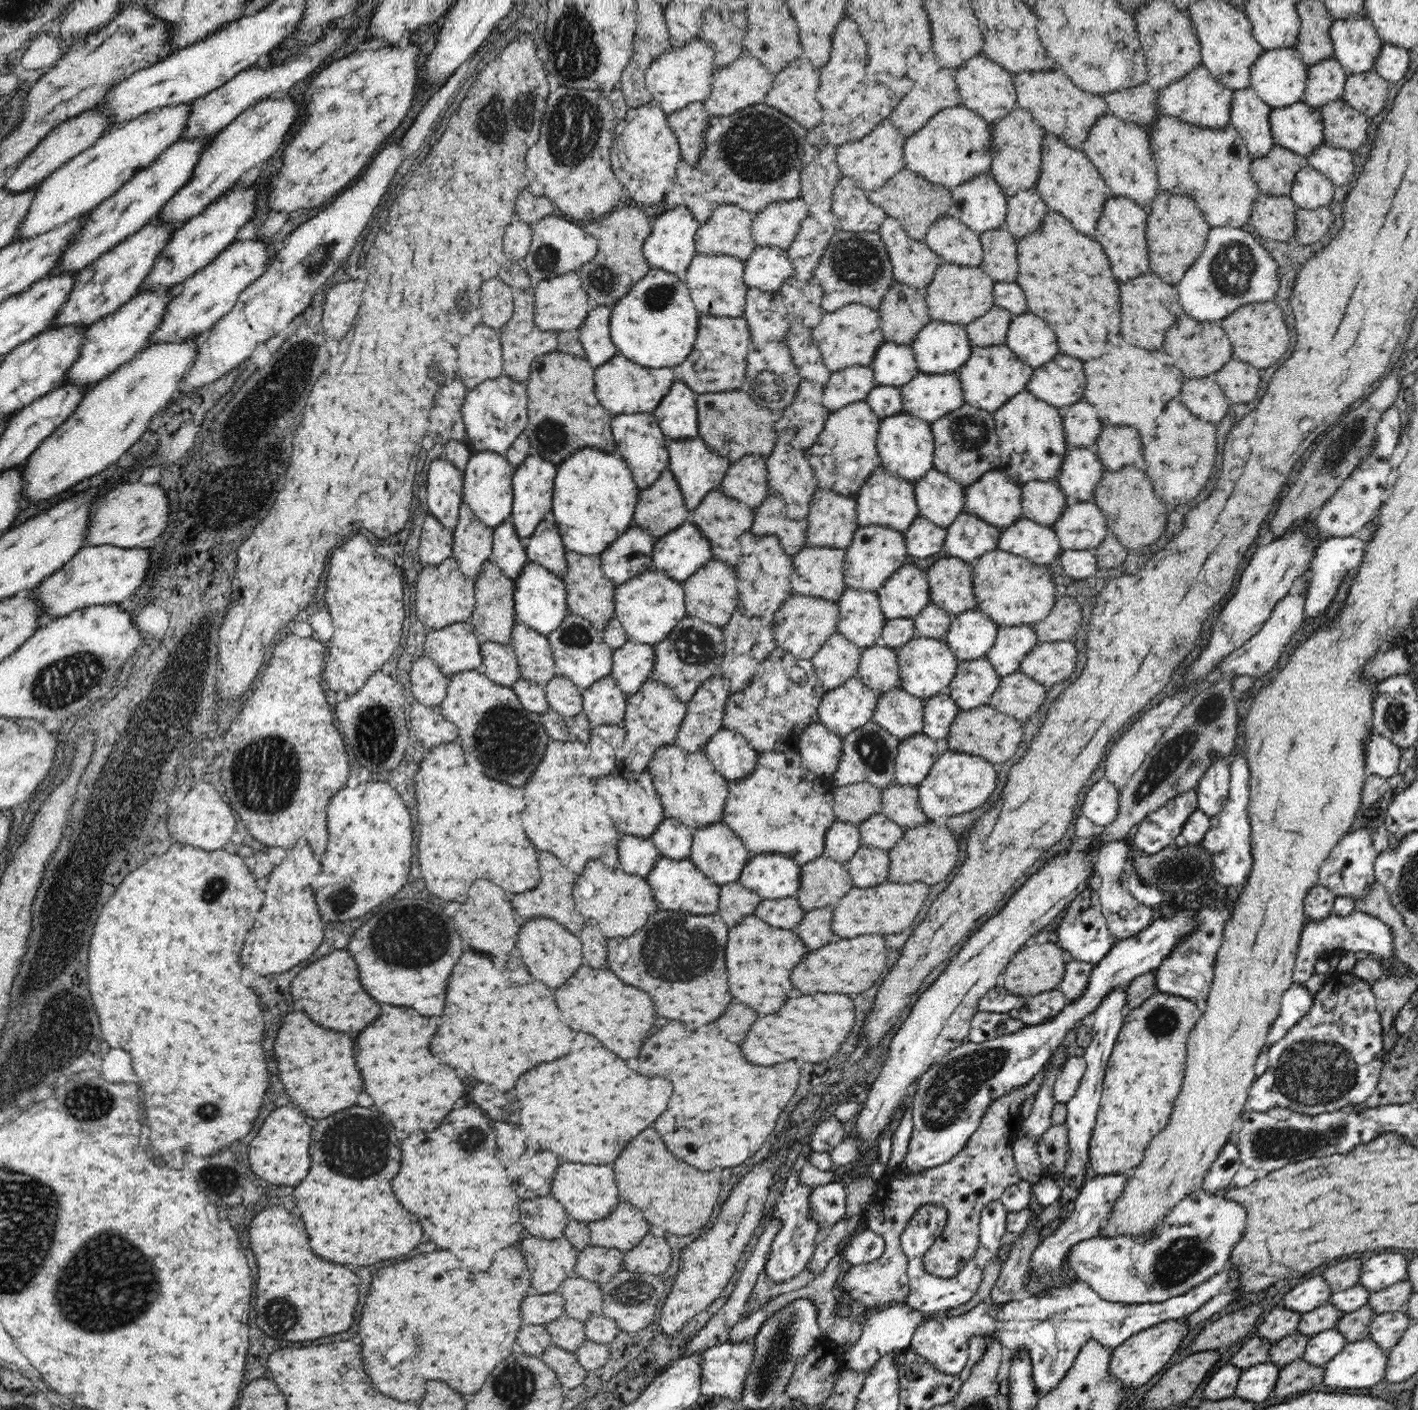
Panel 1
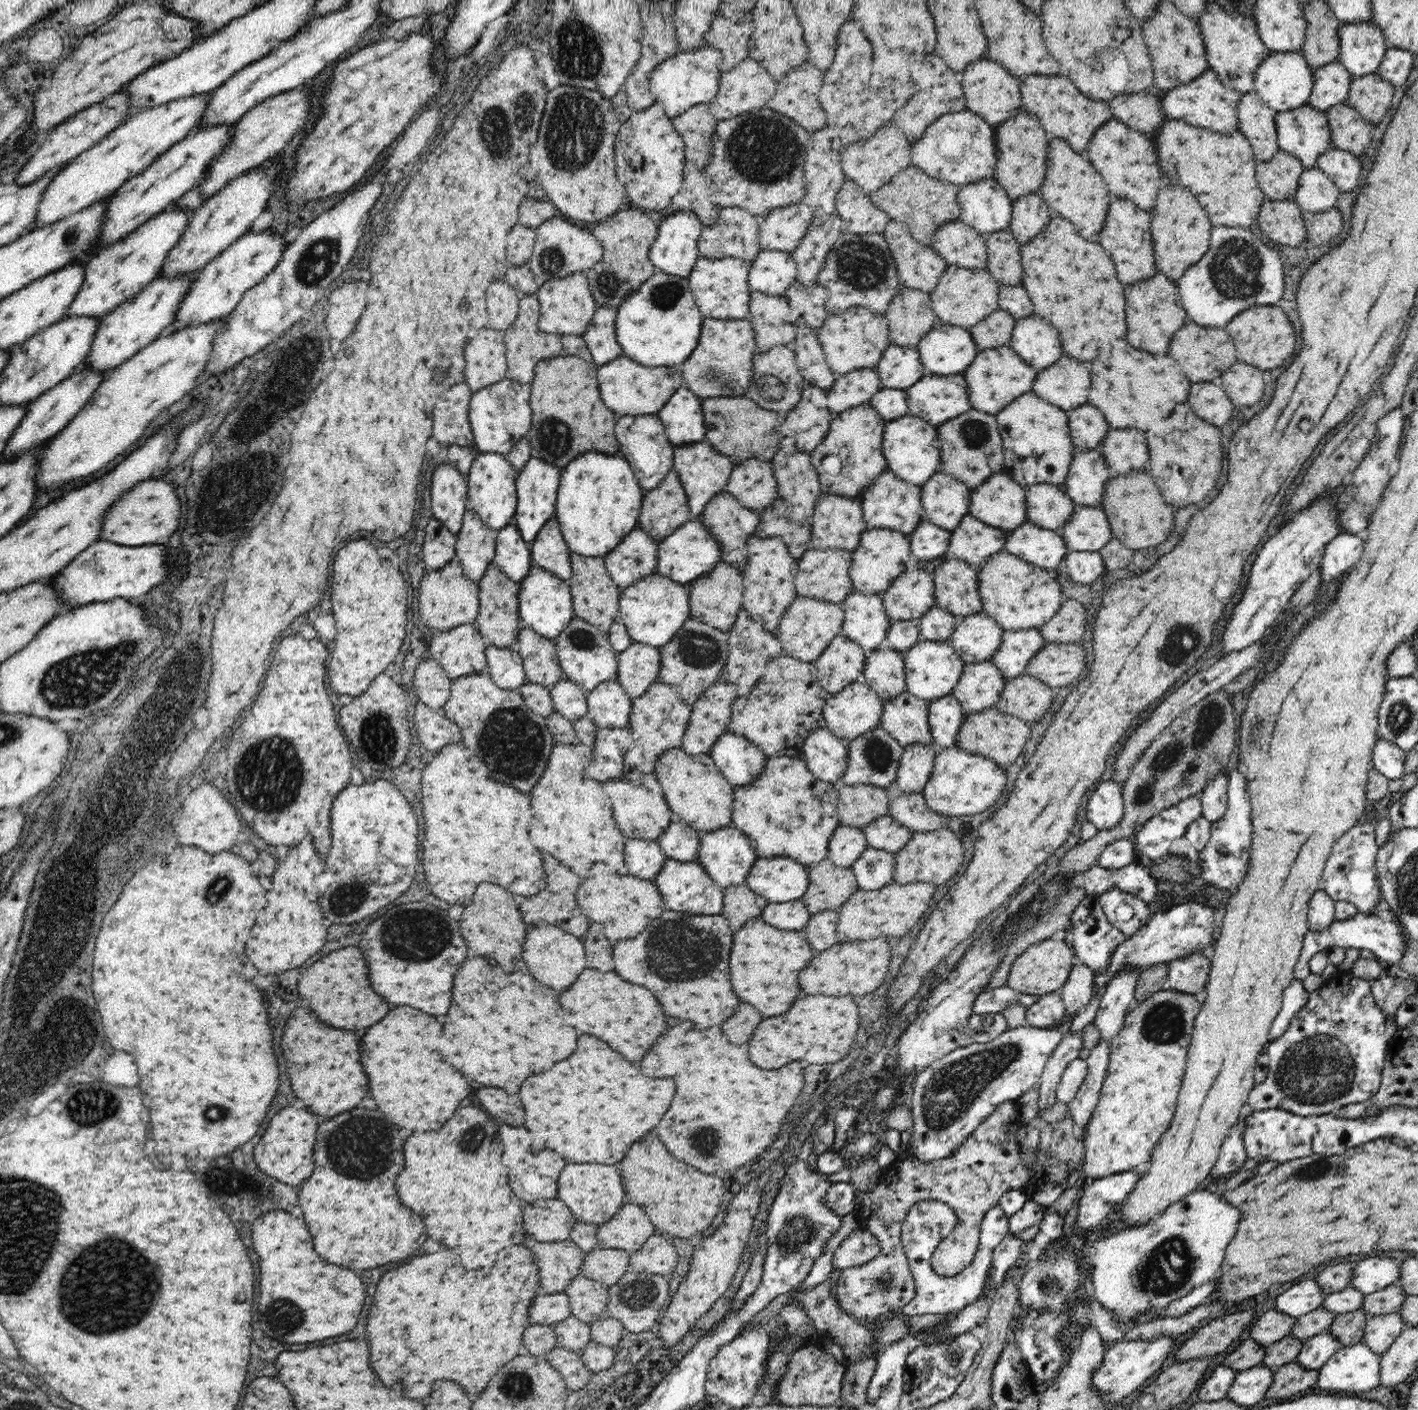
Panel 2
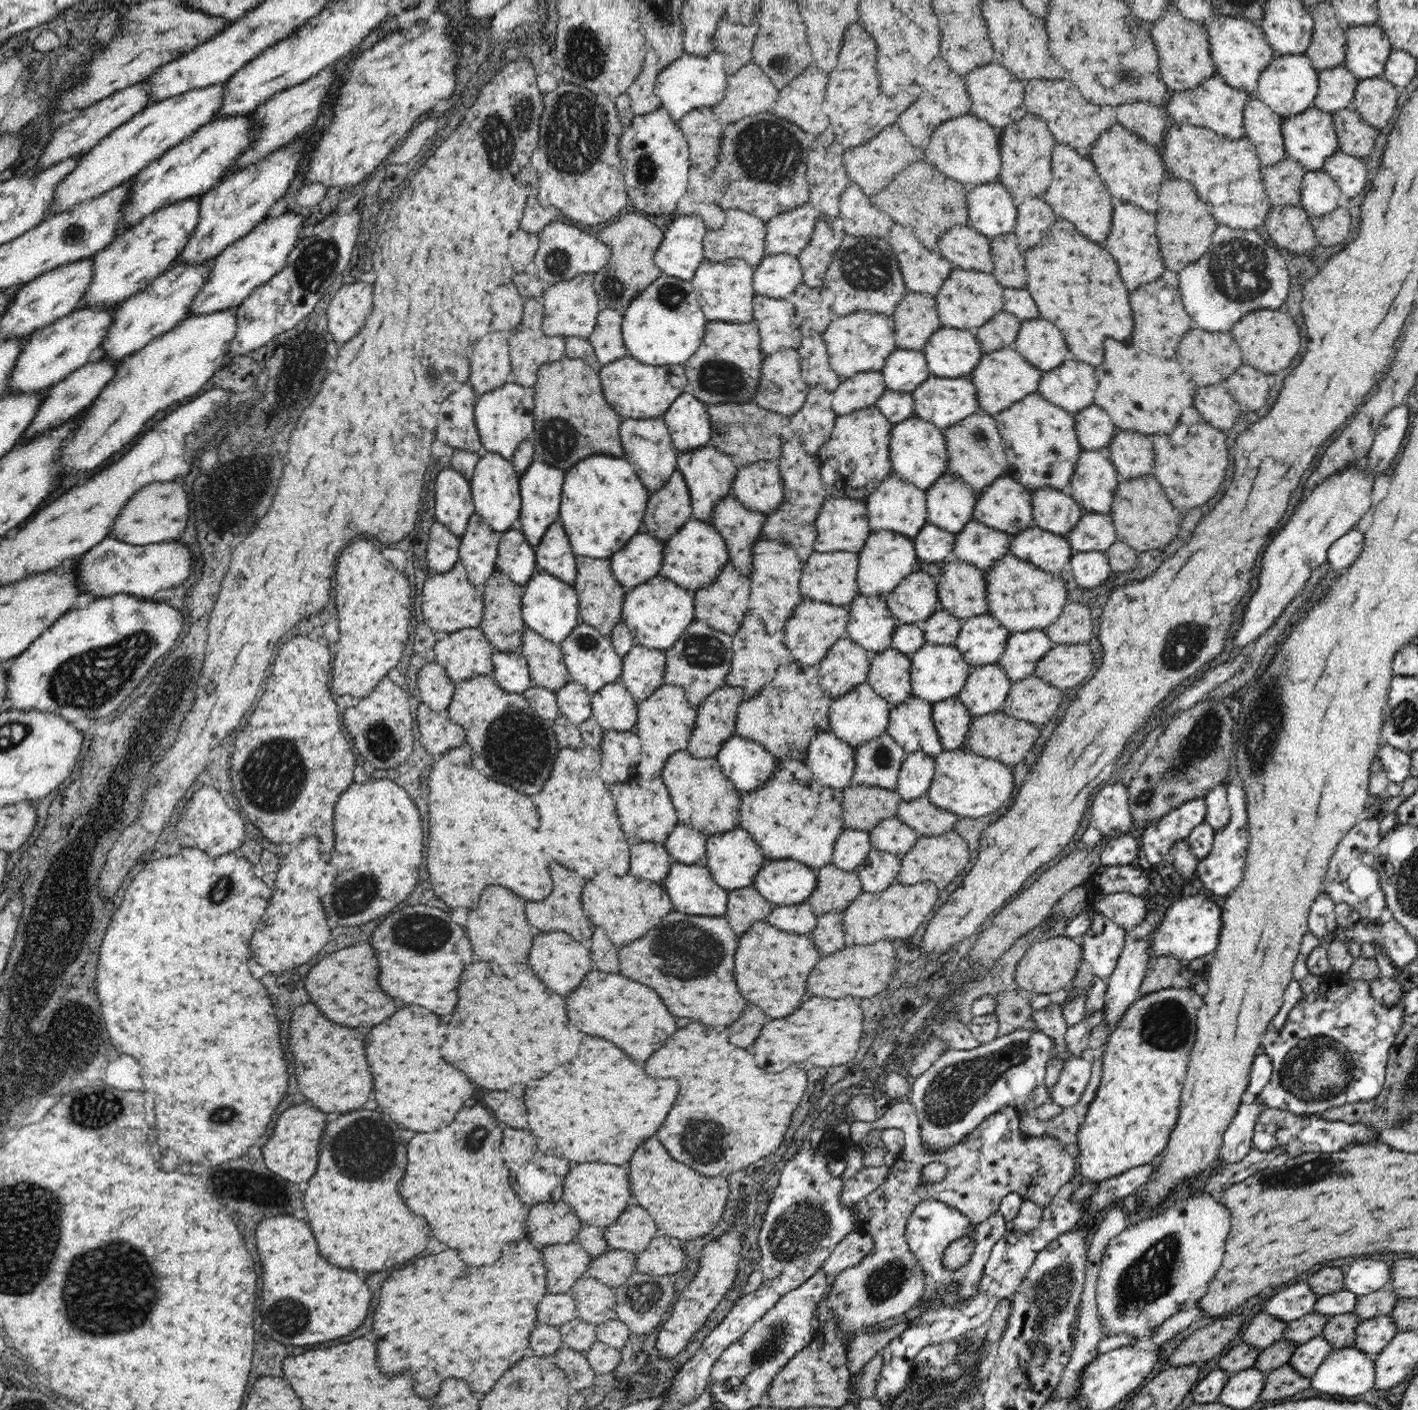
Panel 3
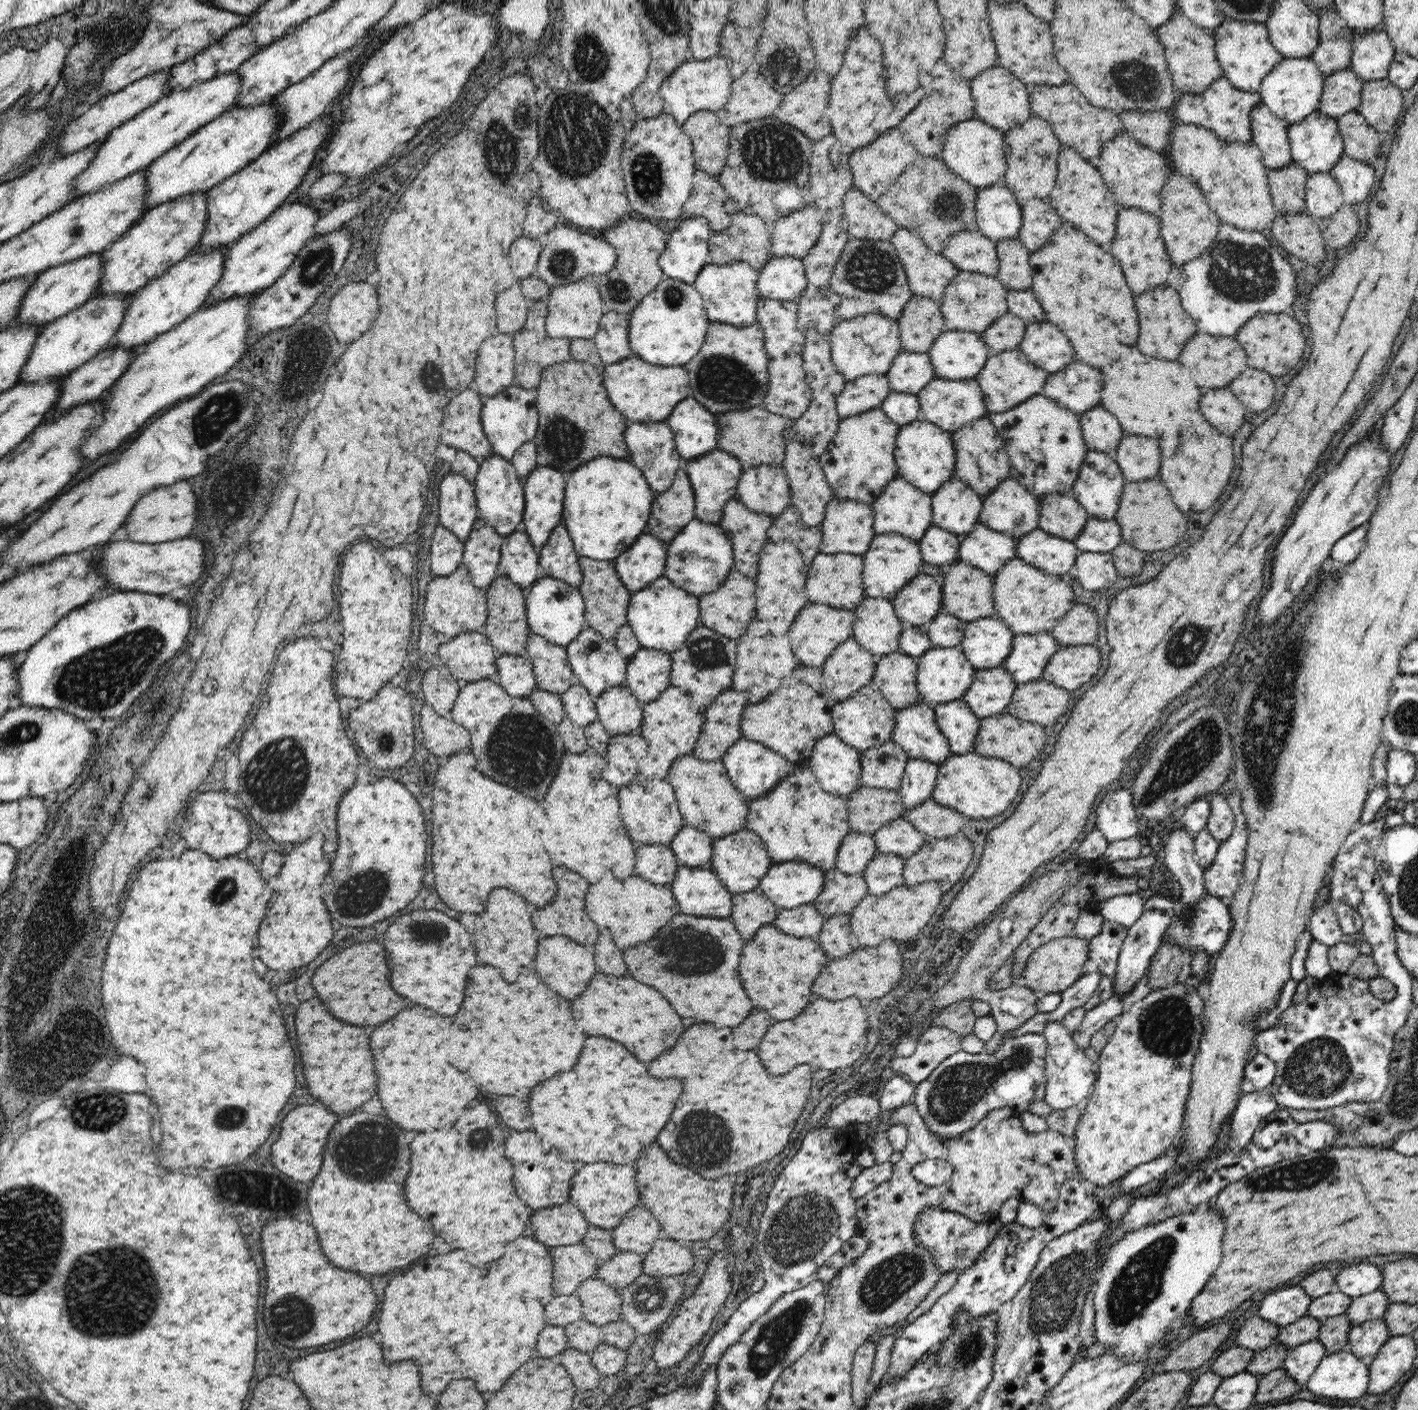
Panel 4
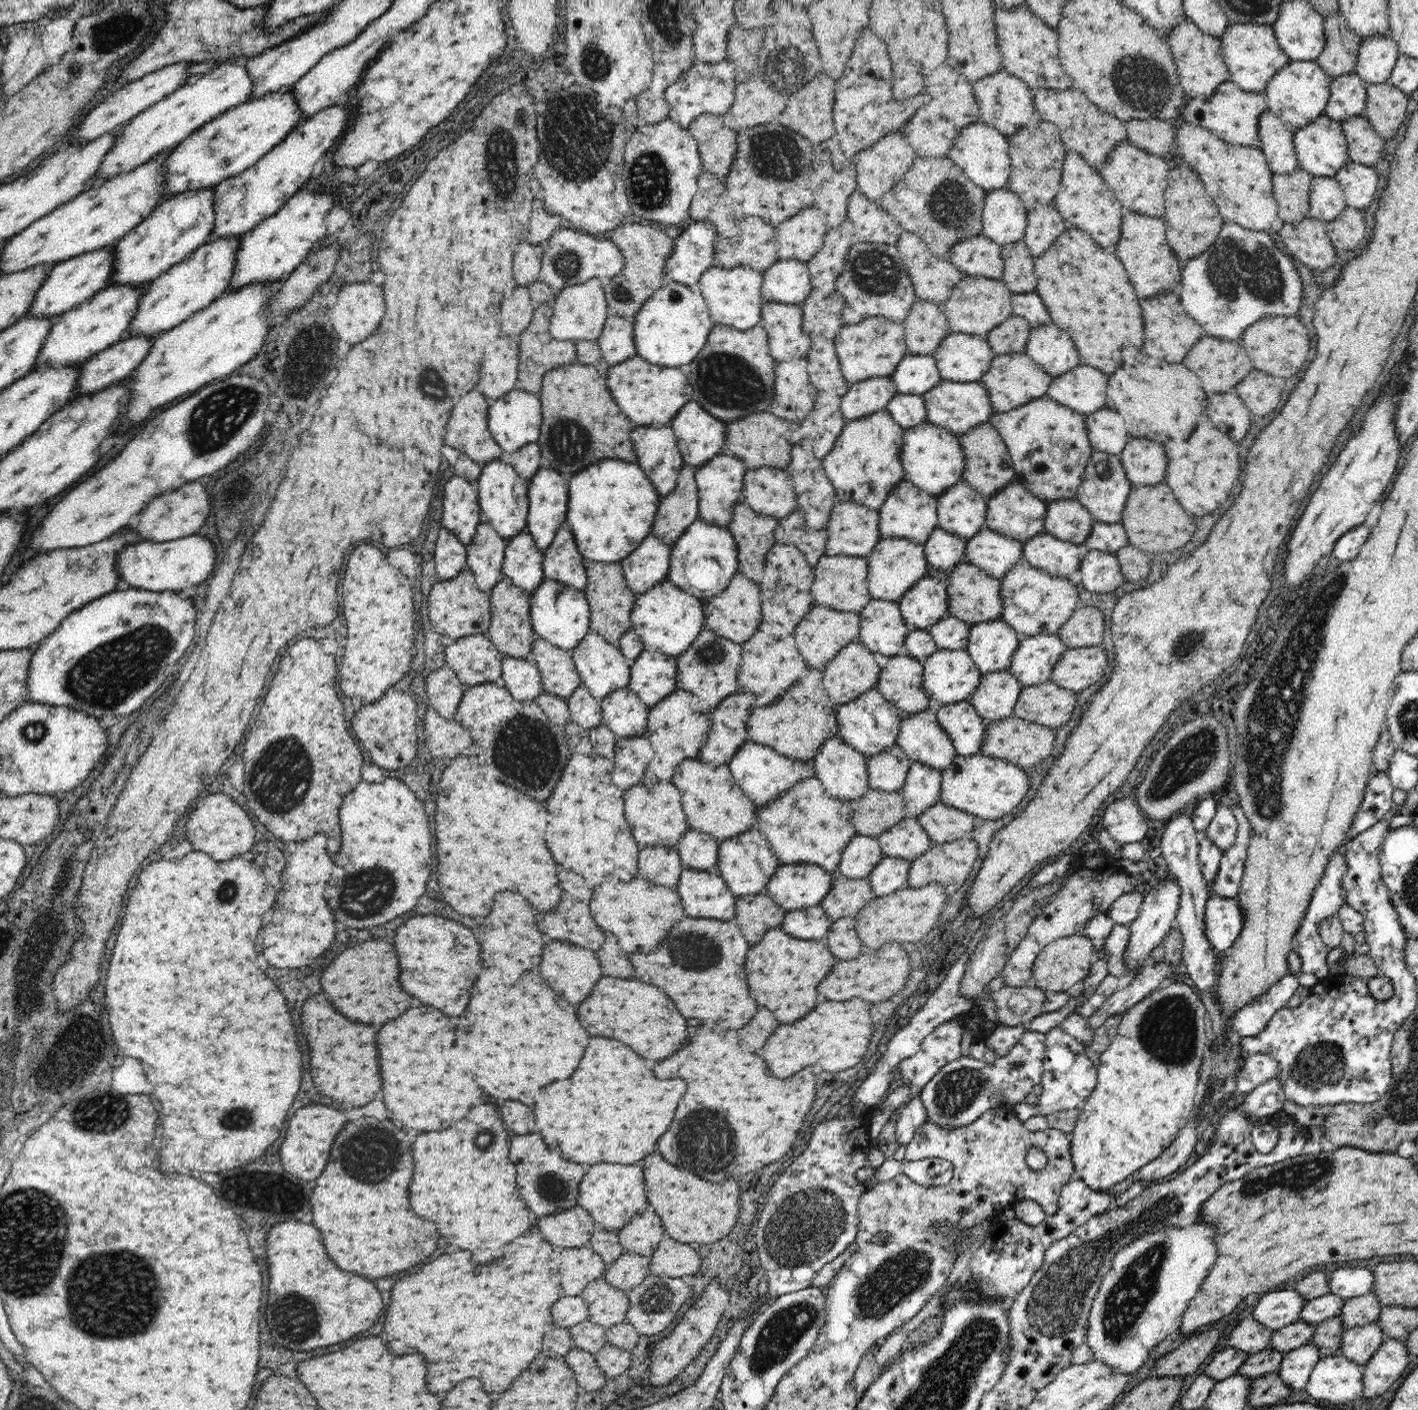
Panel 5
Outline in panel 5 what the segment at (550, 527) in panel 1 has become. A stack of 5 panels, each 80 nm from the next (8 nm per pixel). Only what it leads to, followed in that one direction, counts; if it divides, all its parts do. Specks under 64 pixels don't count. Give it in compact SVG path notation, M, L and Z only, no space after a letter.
M558 529L552 544L542 553L546 578L584 592L588 575L572 531Z

